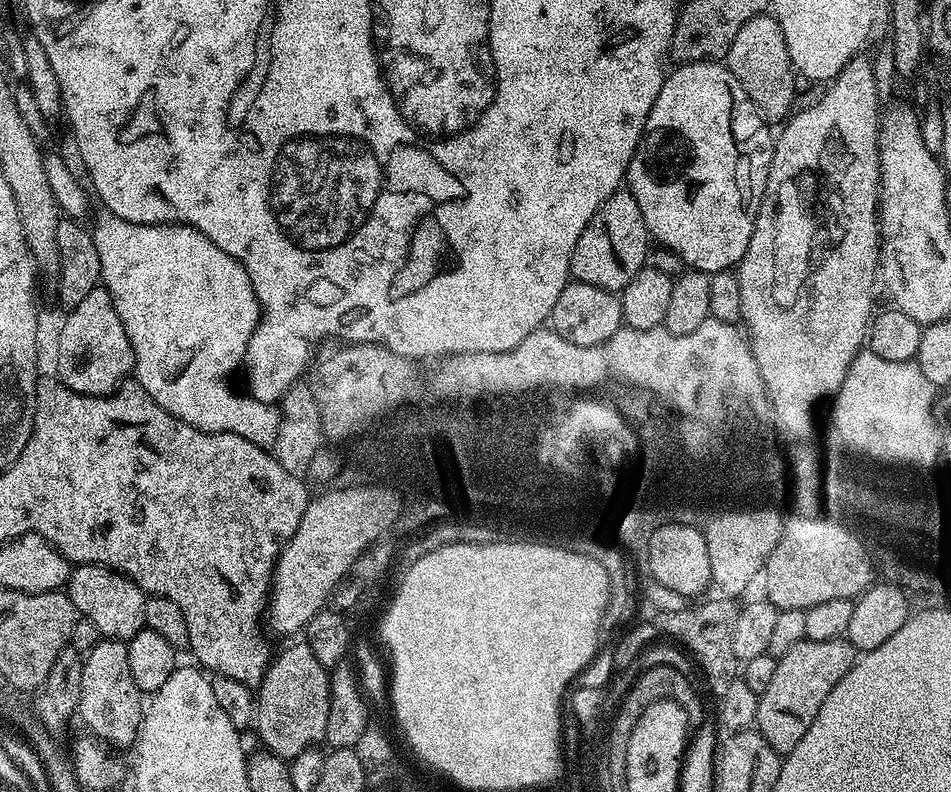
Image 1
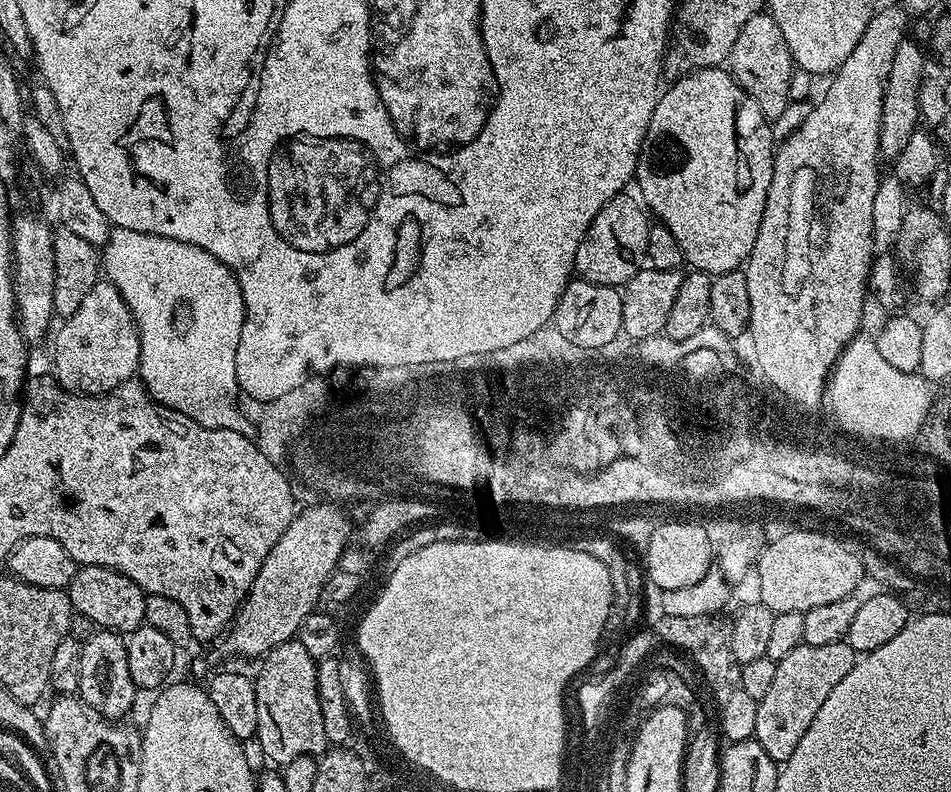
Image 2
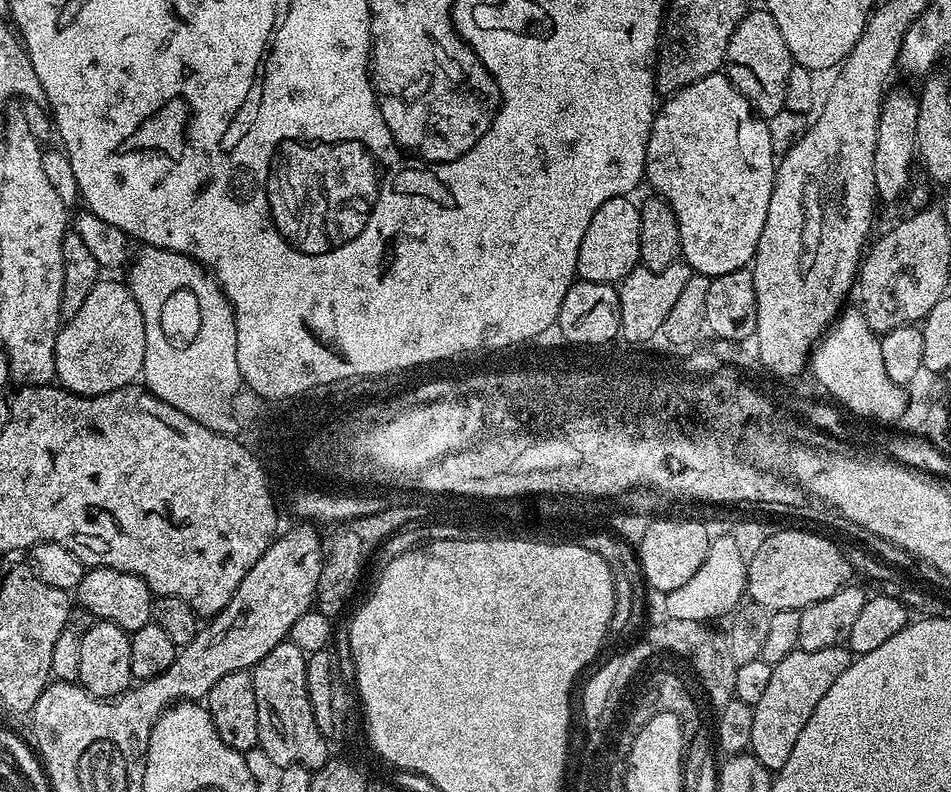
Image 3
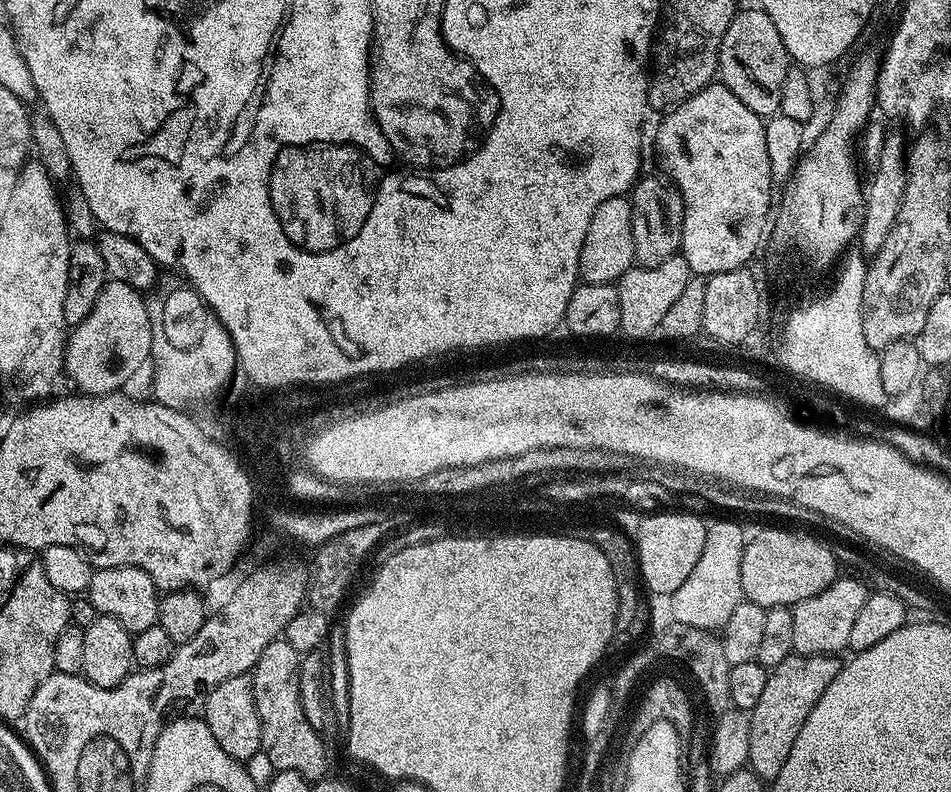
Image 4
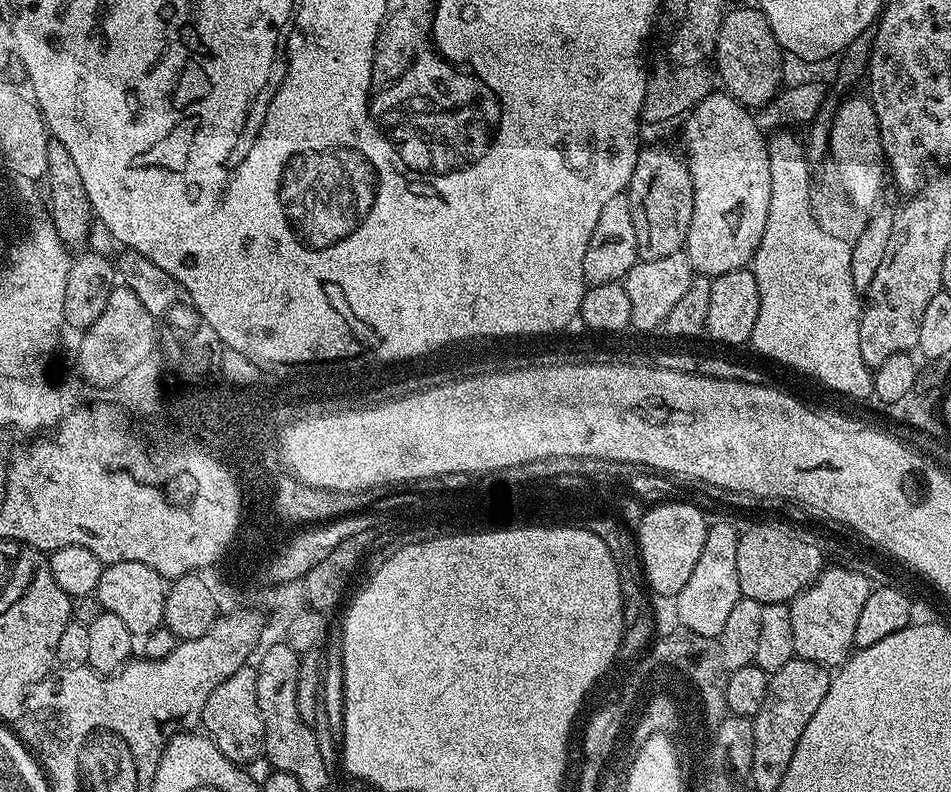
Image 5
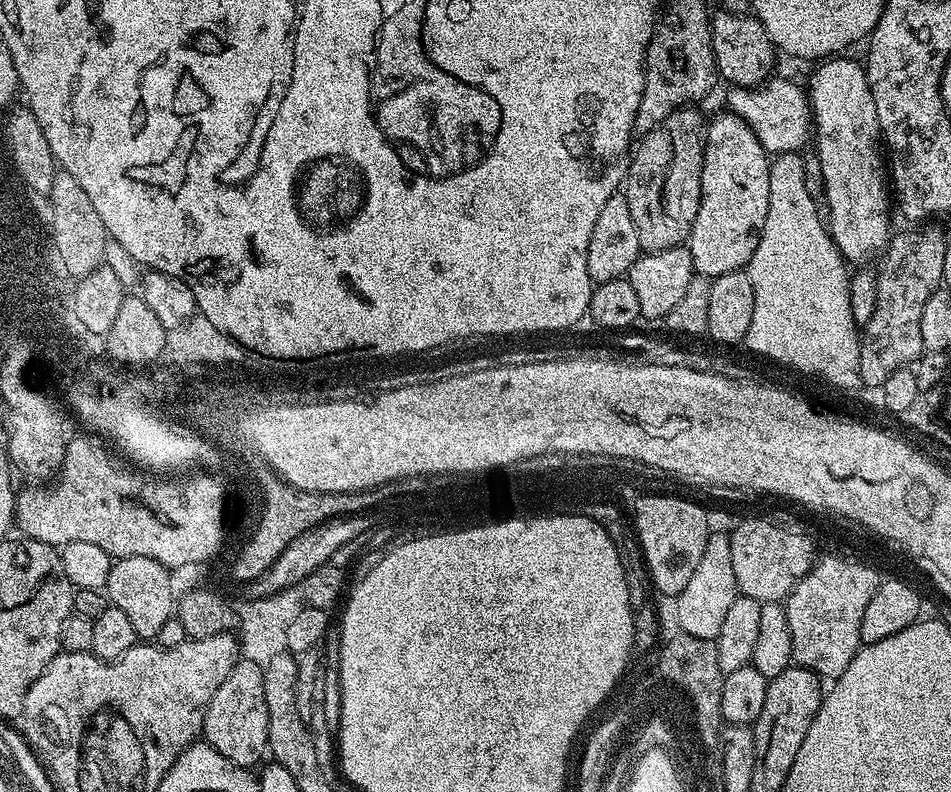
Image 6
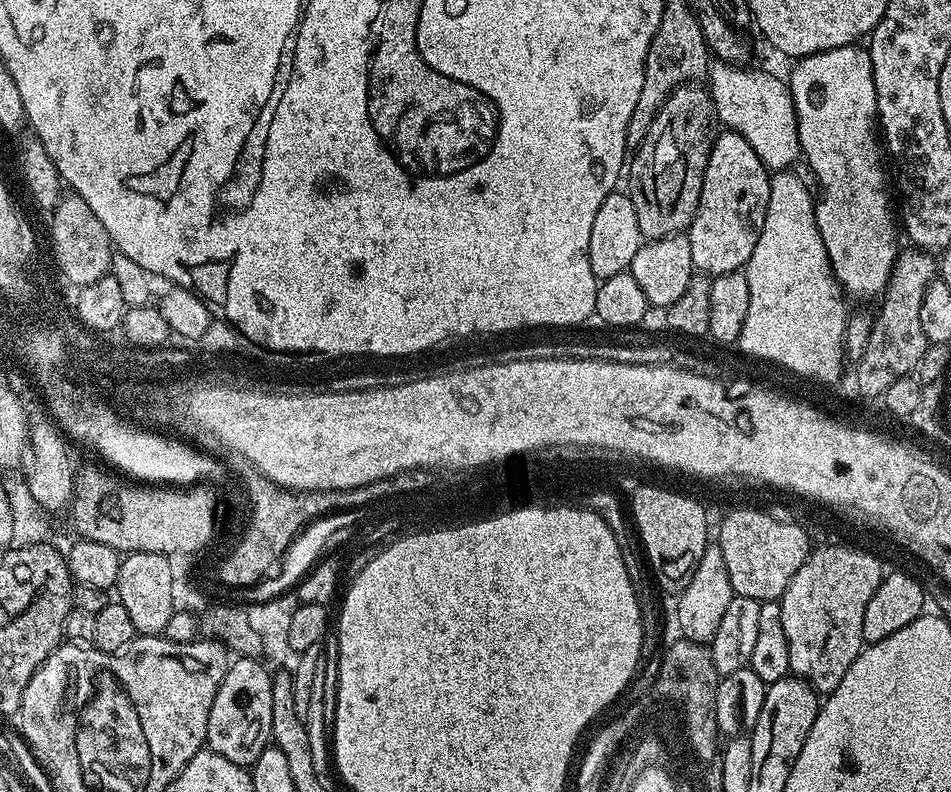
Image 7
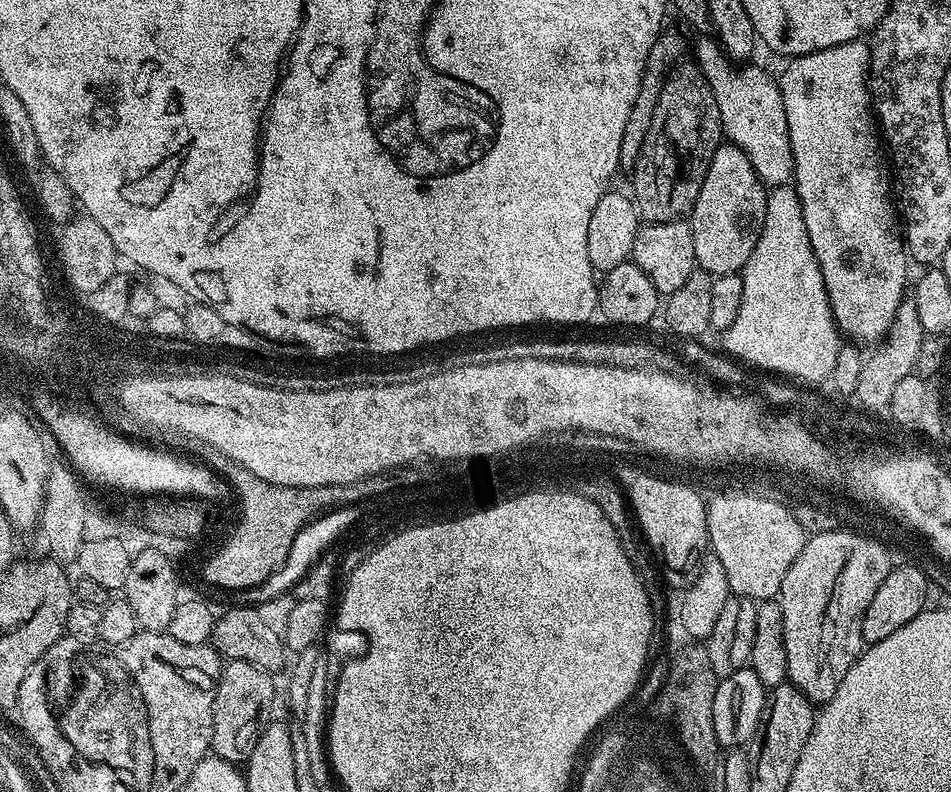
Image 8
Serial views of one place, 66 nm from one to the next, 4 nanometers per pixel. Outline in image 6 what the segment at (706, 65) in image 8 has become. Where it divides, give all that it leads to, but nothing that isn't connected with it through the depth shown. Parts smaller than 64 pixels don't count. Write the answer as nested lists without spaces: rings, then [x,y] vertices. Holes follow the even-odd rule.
[[[769,78],[757,88],[729,87],[727,111],[742,117],[746,126],[754,130],[754,138],[762,142],[765,152],[777,154],[801,151],[804,143],[809,143],[810,129],[813,127],[812,110],[808,107],[808,93],[792,80]]]

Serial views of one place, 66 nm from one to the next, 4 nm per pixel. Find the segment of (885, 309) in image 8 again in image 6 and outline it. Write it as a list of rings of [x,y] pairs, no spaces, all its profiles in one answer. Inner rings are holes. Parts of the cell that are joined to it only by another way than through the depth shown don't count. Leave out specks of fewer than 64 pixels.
[[[844,58],[825,59],[817,67],[821,68],[809,78],[808,84],[806,83],[806,91],[808,107],[812,110],[816,160],[820,163],[820,176],[824,179],[824,200],[828,203],[826,227],[845,261],[860,266],[868,262],[871,256],[879,257],[888,247],[890,239],[890,231],[888,232],[890,180],[886,175],[886,156],[882,151],[878,110],[874,110],[874,94],[870,90],[865,65],[861,61],[859,64],[856,60],[840,59]]]

